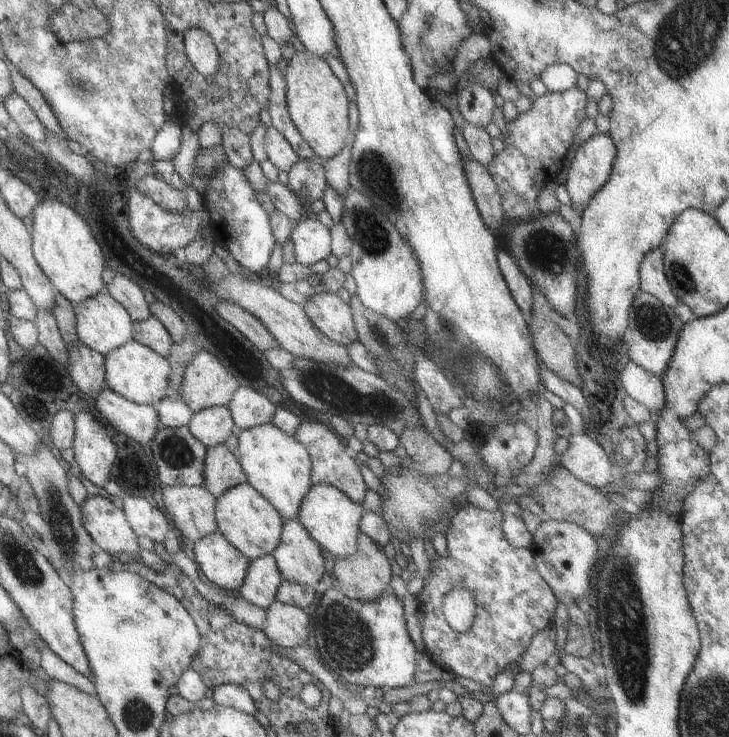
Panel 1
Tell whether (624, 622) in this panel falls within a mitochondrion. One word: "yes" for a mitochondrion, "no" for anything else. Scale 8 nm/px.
yes

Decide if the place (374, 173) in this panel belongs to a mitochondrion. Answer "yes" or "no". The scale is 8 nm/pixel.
yes

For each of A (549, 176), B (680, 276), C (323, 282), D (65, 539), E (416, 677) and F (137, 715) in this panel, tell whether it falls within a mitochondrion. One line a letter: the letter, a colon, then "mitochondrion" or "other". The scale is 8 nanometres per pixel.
A: other
B: mitochondrion
C: other
D: mitochondrion
E: other
F: mitochondrion

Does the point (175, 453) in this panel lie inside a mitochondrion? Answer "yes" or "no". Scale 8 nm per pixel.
yes

